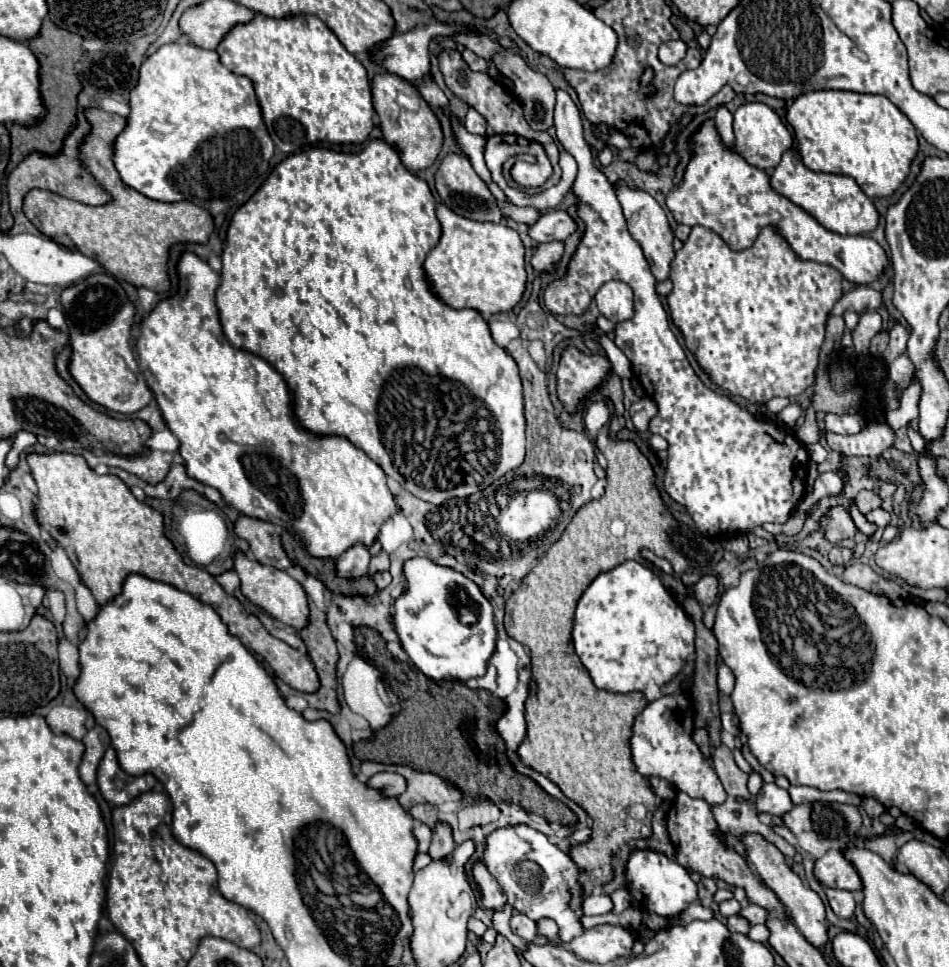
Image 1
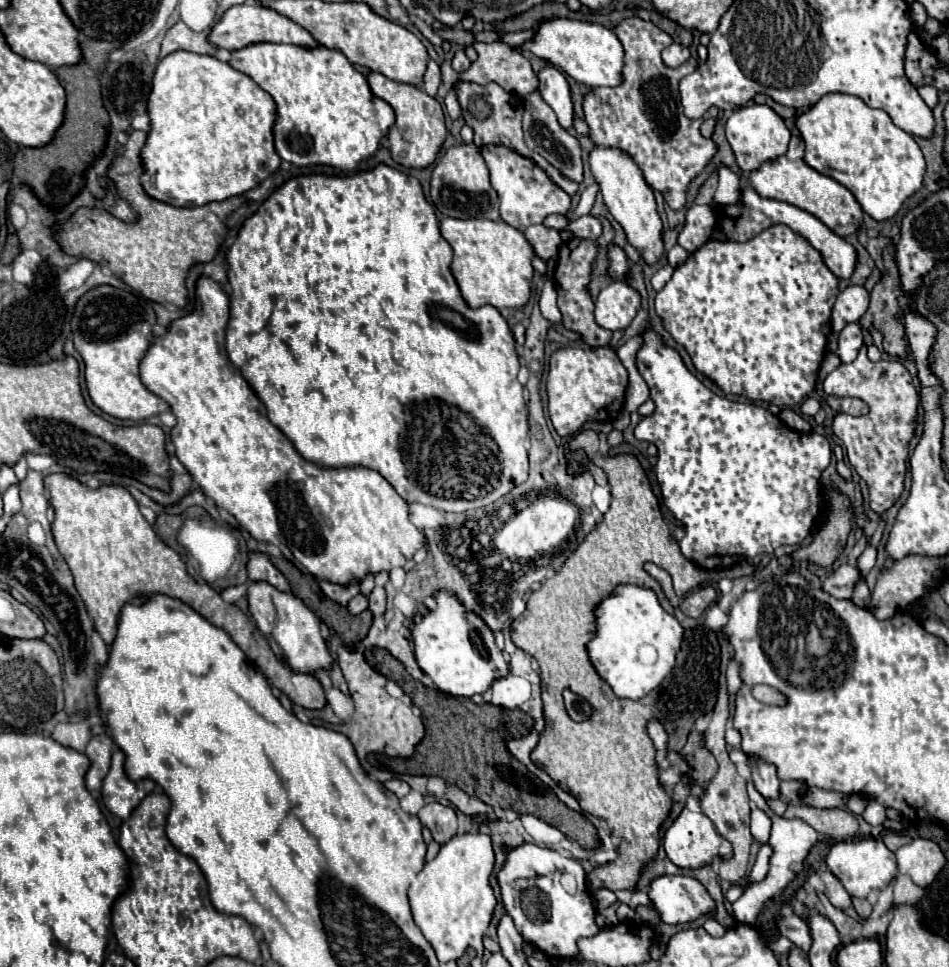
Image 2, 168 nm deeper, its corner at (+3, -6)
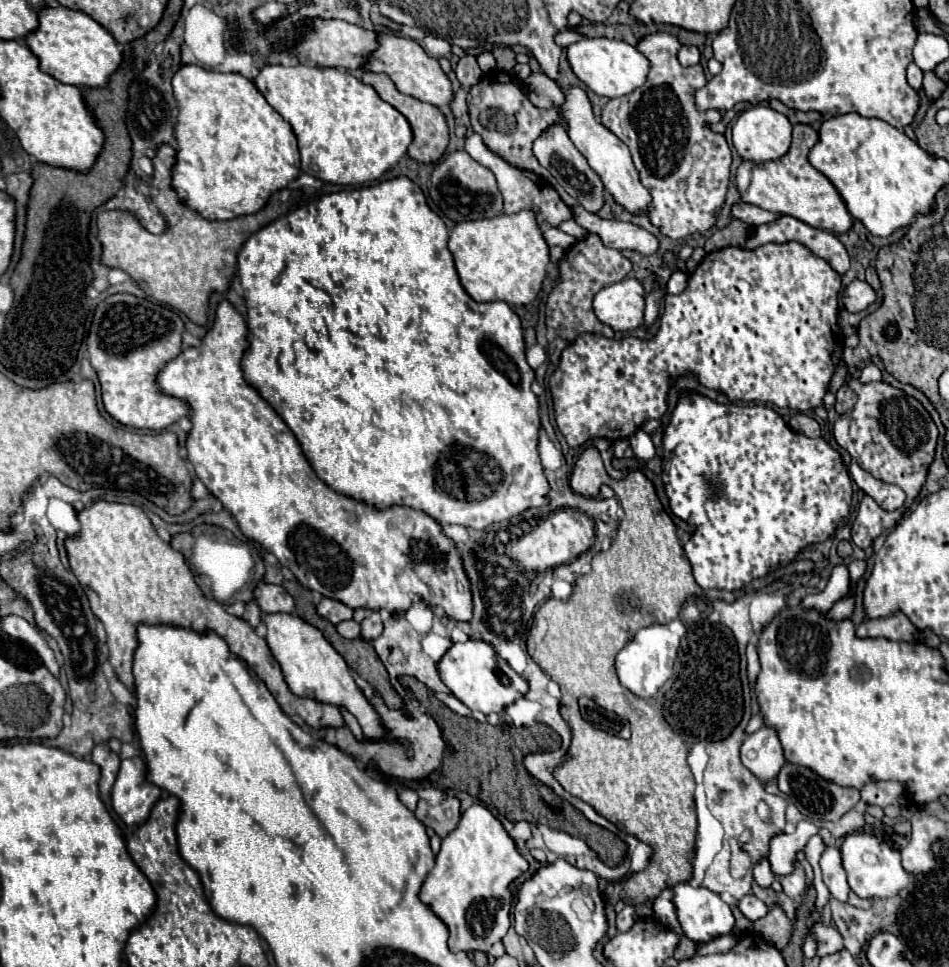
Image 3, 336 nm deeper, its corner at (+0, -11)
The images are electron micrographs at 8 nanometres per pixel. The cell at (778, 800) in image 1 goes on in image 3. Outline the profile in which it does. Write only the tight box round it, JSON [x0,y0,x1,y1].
[741,727,785,785]

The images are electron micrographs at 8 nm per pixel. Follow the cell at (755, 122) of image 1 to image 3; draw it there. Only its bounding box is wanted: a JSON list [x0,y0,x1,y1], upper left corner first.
[733,105,793,163]

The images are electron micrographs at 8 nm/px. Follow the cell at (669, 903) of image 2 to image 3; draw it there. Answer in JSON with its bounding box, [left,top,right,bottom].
[671,883,733,943]

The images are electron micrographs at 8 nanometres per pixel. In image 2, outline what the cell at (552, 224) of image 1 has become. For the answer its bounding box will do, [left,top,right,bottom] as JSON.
[568,214,602,240]

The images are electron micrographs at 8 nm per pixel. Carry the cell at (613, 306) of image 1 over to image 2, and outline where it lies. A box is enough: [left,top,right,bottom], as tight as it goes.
[594,282,638,330]

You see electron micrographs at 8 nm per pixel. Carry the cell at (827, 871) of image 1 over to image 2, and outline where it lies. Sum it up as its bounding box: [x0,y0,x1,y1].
[826,836,898,898]

